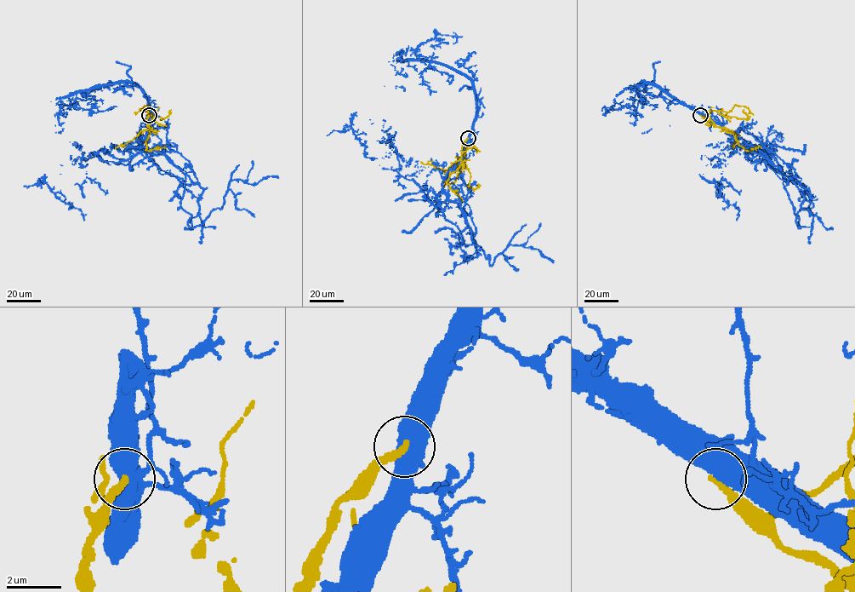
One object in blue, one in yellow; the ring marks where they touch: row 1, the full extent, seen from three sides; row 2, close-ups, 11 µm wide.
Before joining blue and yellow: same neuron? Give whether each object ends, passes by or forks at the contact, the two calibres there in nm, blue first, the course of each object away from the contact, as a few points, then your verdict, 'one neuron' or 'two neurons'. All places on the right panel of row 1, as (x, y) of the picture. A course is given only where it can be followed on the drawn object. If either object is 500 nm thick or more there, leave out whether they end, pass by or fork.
800 nm thick on the blue side, 280 nm on the other; blue runs (700, 115), (766, 151), (754, 162), (738, 151), (726, 161), (702, 156), (703, 177), (738, 207), (736, 220); yellow runs (700, 115), (714, 126), (732, 132), (738, 144), (745, 150), (750, 151), (755, 146), (760, 148); two neurons

